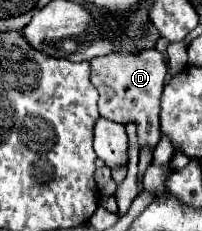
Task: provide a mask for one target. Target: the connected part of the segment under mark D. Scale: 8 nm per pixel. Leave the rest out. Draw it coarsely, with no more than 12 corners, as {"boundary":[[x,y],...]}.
{"boundary":[[160,51],[96,57],[100,115],[138,125],[138,149],[160,141]]}

